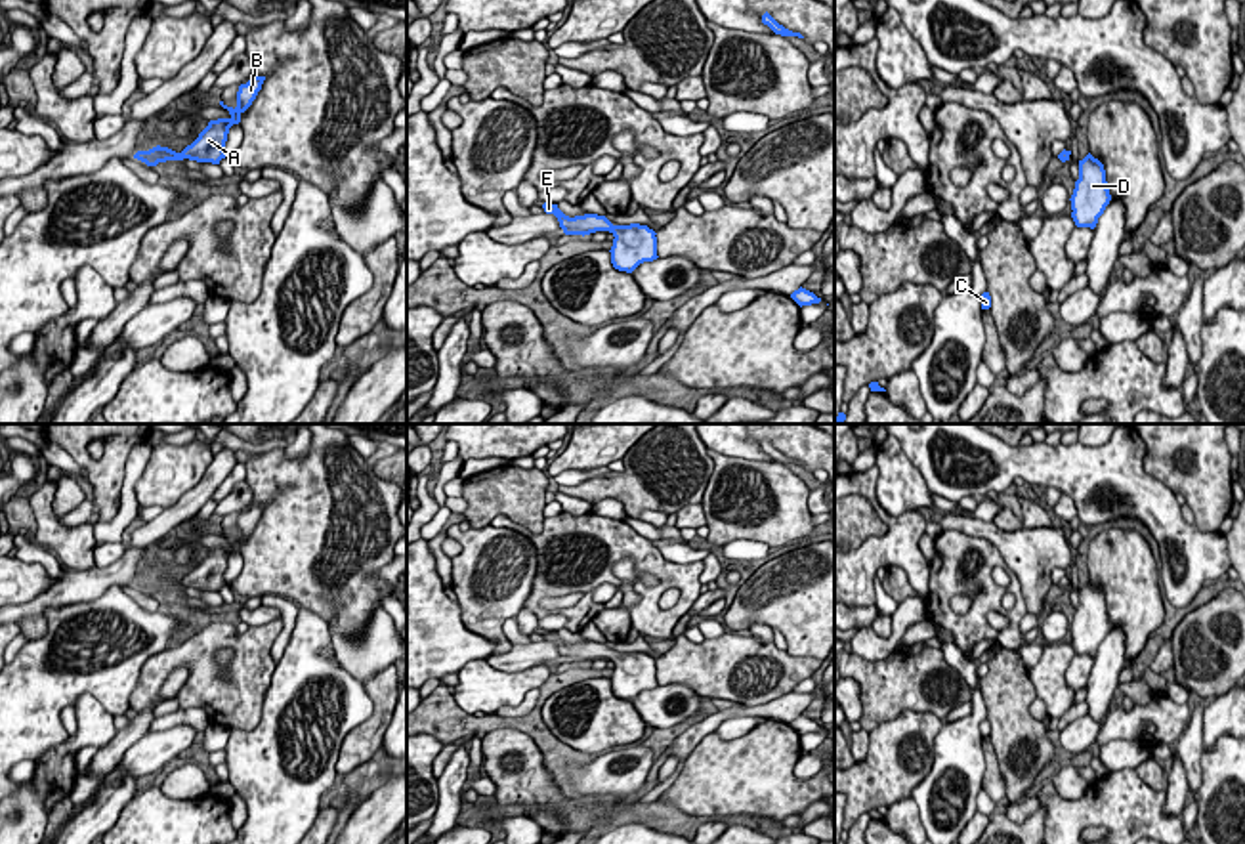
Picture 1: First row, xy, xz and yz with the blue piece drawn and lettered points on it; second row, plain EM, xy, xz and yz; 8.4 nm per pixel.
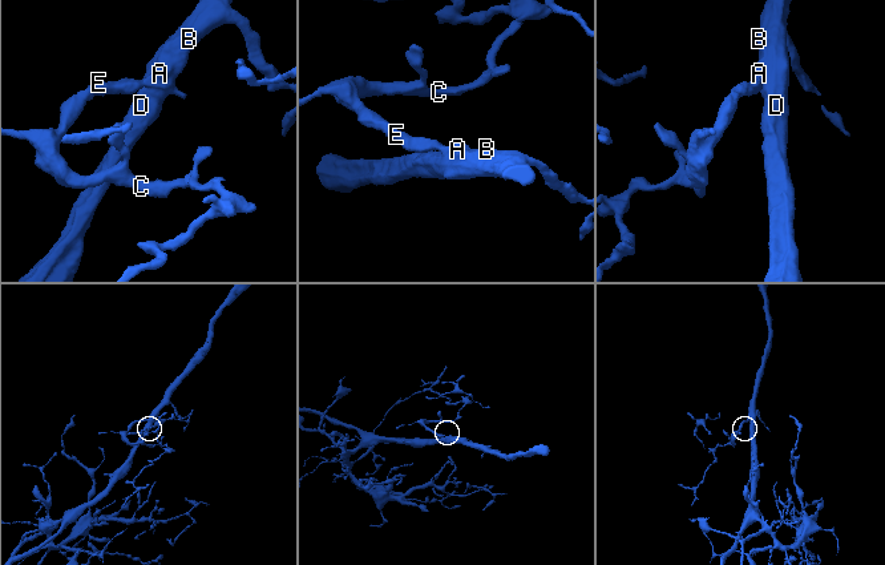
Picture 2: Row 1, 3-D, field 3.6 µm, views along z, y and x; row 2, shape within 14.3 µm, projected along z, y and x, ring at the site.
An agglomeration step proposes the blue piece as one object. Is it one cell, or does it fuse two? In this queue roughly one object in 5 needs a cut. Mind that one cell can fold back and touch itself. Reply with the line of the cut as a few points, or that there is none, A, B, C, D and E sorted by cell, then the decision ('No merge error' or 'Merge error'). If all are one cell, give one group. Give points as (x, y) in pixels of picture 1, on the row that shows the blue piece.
No split. Groups: A B C D E. No merge error

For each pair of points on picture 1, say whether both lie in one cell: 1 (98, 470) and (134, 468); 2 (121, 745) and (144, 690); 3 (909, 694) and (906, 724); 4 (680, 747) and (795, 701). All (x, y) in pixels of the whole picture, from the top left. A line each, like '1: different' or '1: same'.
1: different
2: different
3: different
4: same

